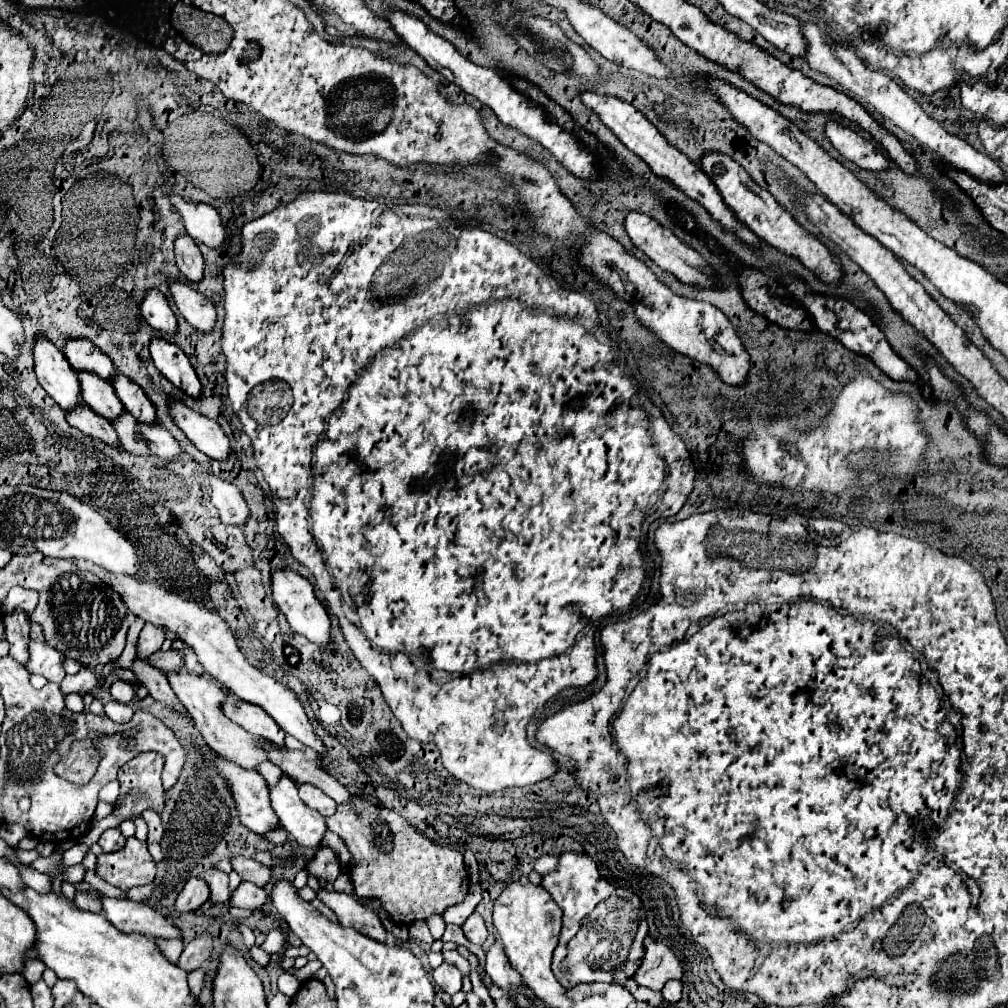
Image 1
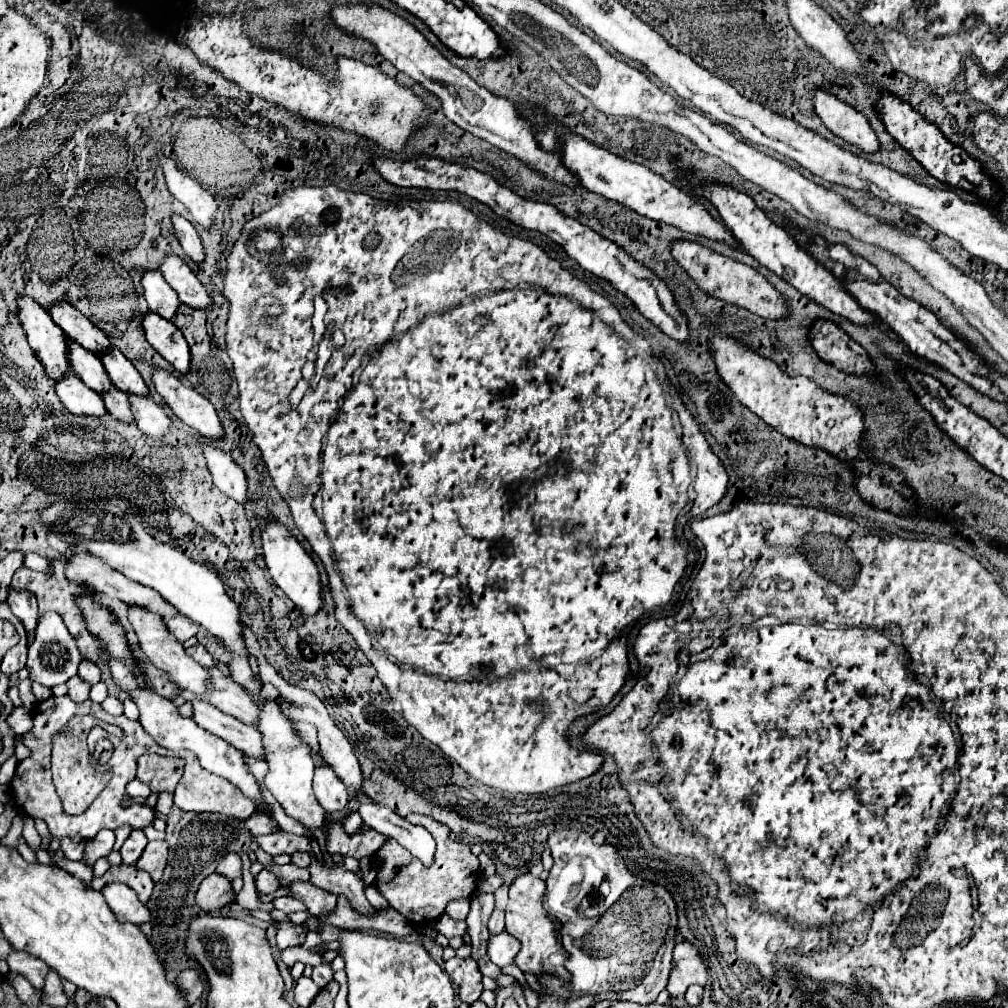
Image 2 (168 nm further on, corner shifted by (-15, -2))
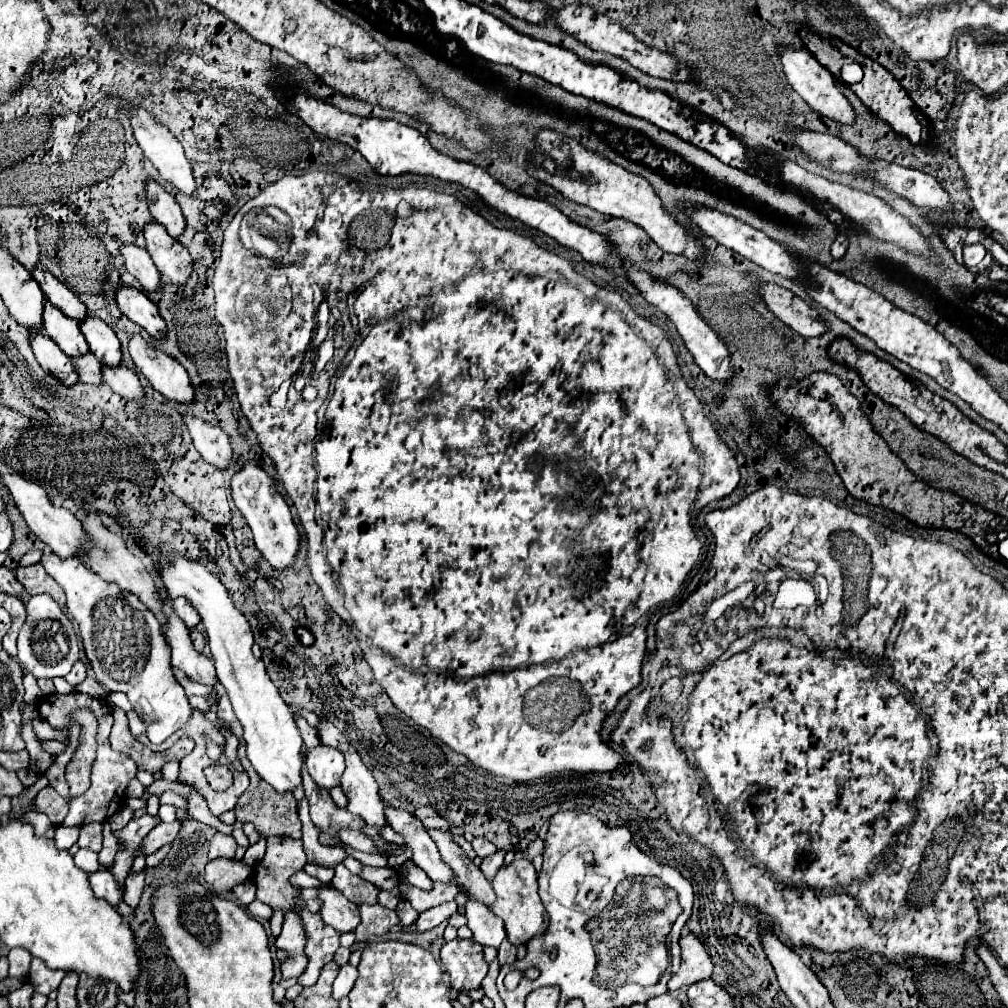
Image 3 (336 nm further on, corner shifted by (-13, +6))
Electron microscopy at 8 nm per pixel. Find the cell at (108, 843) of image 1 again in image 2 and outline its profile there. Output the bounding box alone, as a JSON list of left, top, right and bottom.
[121,829,147,865]

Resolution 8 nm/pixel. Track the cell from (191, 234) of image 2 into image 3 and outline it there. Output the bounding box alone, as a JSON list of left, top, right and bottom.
[147,181,185,239]

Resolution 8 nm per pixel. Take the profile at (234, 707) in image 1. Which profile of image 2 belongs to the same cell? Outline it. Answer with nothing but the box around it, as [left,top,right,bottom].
[207,665,259,727]

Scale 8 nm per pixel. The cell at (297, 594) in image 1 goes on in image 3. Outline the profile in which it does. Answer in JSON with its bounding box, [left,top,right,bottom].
[231,463,301,571]

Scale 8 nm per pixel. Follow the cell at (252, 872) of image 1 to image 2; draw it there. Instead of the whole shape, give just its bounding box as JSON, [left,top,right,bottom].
[291,881,337,915]

